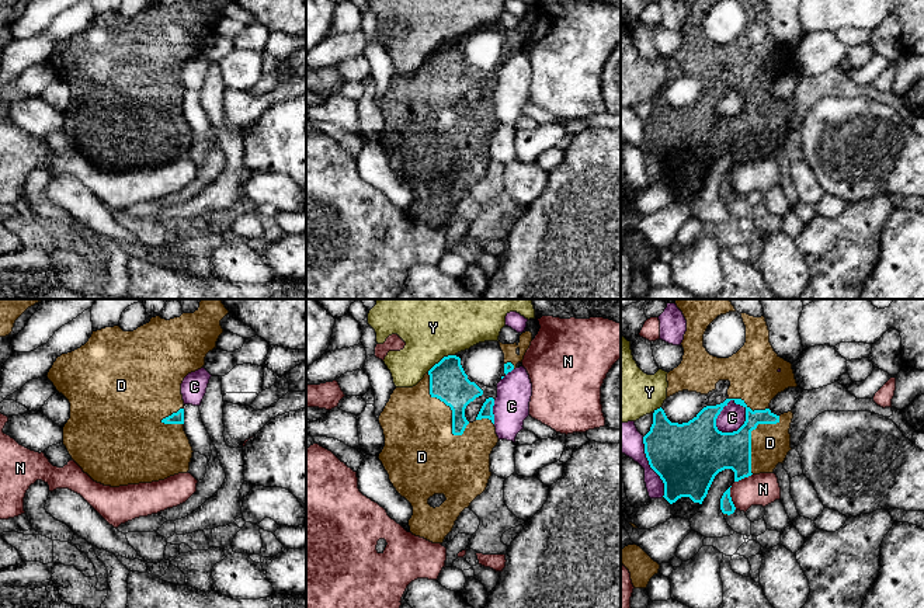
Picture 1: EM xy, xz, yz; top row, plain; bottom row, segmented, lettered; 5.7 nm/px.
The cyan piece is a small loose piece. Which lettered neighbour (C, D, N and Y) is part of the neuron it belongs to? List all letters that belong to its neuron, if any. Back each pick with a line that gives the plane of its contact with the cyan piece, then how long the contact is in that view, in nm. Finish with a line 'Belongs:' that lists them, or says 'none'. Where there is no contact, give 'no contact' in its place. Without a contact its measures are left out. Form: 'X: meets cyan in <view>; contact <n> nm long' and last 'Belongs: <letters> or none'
D: meets cyan in xz; contact 420 nm long
Belongs: D

